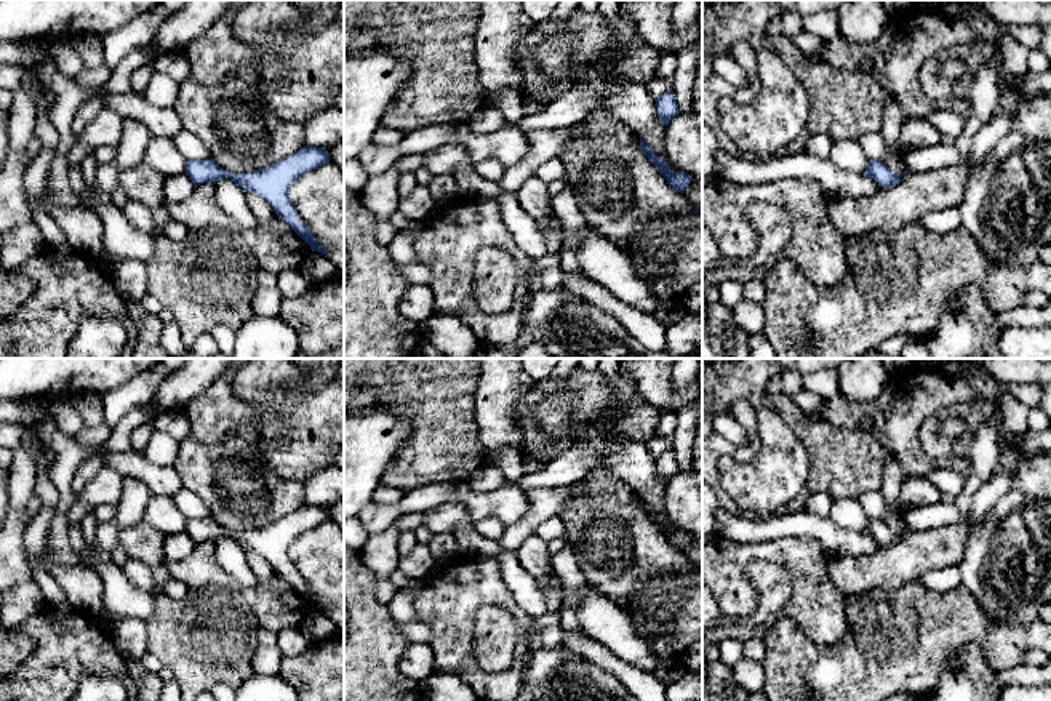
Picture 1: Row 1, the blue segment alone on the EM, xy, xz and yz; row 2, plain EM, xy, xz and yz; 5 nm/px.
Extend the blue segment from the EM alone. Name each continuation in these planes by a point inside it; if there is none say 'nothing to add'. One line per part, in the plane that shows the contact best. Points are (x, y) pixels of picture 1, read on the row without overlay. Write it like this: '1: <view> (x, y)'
nothing to add

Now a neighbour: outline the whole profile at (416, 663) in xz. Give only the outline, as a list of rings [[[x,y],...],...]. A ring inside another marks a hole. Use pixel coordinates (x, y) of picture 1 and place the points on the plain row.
[[[410,643],[400,659],[398,671],[416,682],[434,672],[434,651],[427,643]]]

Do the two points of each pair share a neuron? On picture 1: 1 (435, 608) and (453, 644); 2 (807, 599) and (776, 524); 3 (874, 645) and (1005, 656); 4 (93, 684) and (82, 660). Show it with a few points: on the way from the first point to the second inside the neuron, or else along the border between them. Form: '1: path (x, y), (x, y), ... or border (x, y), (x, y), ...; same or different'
1: path (443, 616), (451, 624), (451, 636); same
2: border (818, 540), (808, 536), (778, 536), (744, 543); different
3: path (906, 637), (909, 634), (973, 634); same
4: border (77, 684), (90, 674), (109, 674), (123, 684); different

